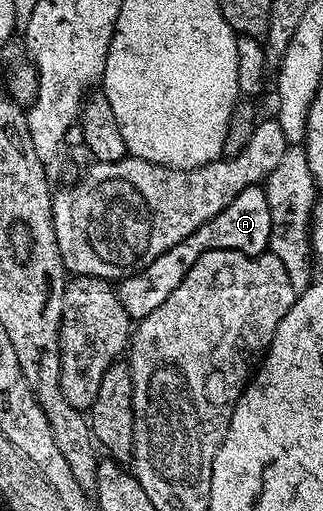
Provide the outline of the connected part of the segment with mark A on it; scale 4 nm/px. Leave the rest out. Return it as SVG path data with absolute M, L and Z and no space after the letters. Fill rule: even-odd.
M252 187L241 191L241 195L237 195L237 199L229 203L229 207L225 207L225 211L213 215L213 219L197 227L193 235L181 239L181 243L169 247L169 251L157 255L157 259L153 259L149 267L122 278L117 285L121 307L125 307L125 311L133 319L141 319L149 315L149 311L157 311L157 307L161 307L161 303L165 303L165 299L169 299L169 295L177 291L177 283L181 283L181 279L189 275L189 267L193 267L193 263L197 263L201 255L218 249L236 249L250 257L258 257L259 254L268 252L270 244L271 216L266 188Z

